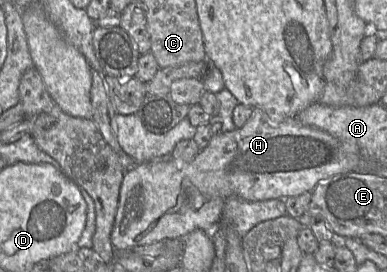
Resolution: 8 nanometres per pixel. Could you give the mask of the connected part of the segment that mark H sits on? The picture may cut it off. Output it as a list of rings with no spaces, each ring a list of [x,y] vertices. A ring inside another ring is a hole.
[[[252,108],[251,117],[243,127],[213,135],[207,147],[191,162],[176,163],[172,157],[162,158],[137,164],[126,171],[120,187],[111,243],[118,251],[183,238],[196,229],[210,232],[218,226],[224,205],[232,196],[250,202],[284,200],[312,191],[322,180],[357,171],[363,166],[360,155],[345,152],[340,141],[329,133],[304,125],[297,118],[273,123],[263,110]]]

